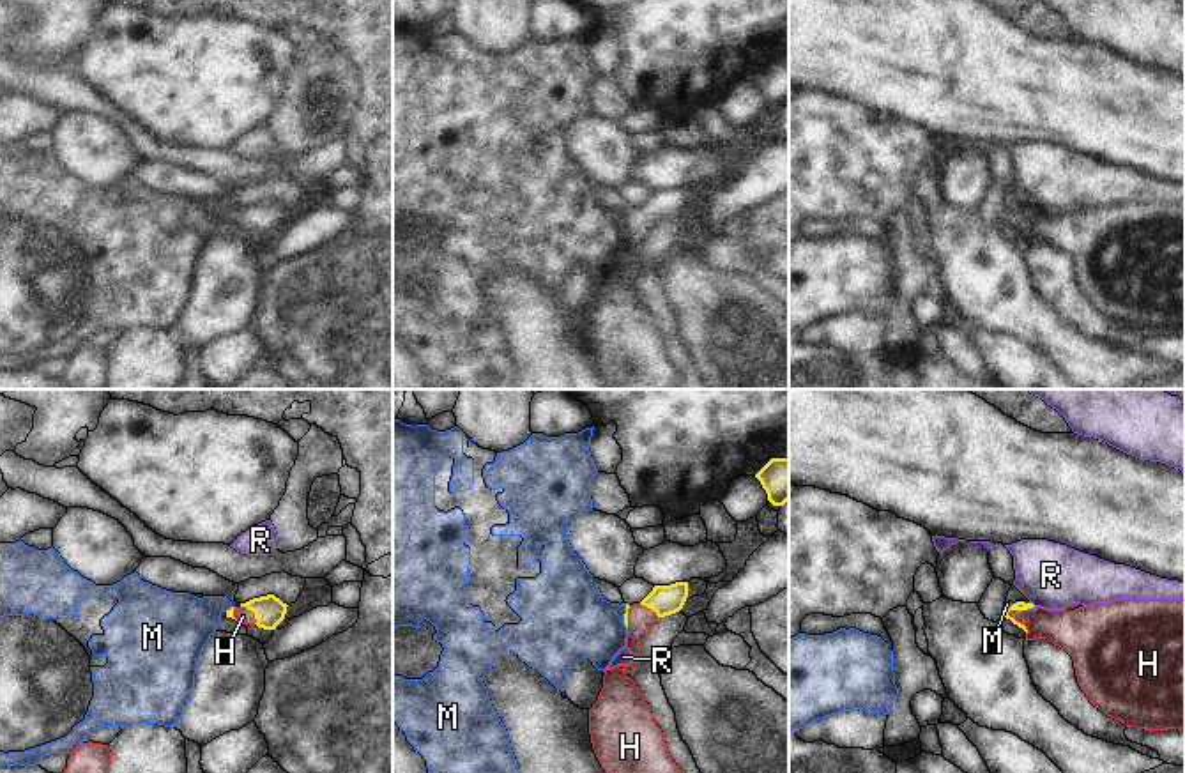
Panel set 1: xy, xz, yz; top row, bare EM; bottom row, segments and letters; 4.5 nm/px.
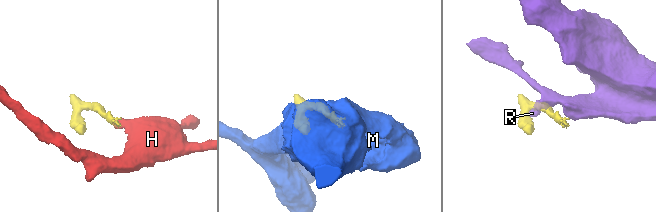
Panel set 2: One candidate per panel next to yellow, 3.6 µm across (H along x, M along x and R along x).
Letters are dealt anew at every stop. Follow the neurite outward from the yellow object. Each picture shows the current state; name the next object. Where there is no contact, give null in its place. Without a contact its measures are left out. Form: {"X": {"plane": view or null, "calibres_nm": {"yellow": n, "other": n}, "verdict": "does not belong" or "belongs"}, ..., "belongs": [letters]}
{"H": {"plane": "yz", "calibres_nm": {"yellow": 50, "other": 180}, "verdict": "belongs"}, "M": {"plane": "xz", "calibres_nm": {"yellow": 20, "other": 360}, "verdict": "does not belong"}, "R": {"plane": "yz", "calibres_nm": {"yellow": 50, "other": 300}, "verdict": "does not belong"}, "belongs": ["H"]}

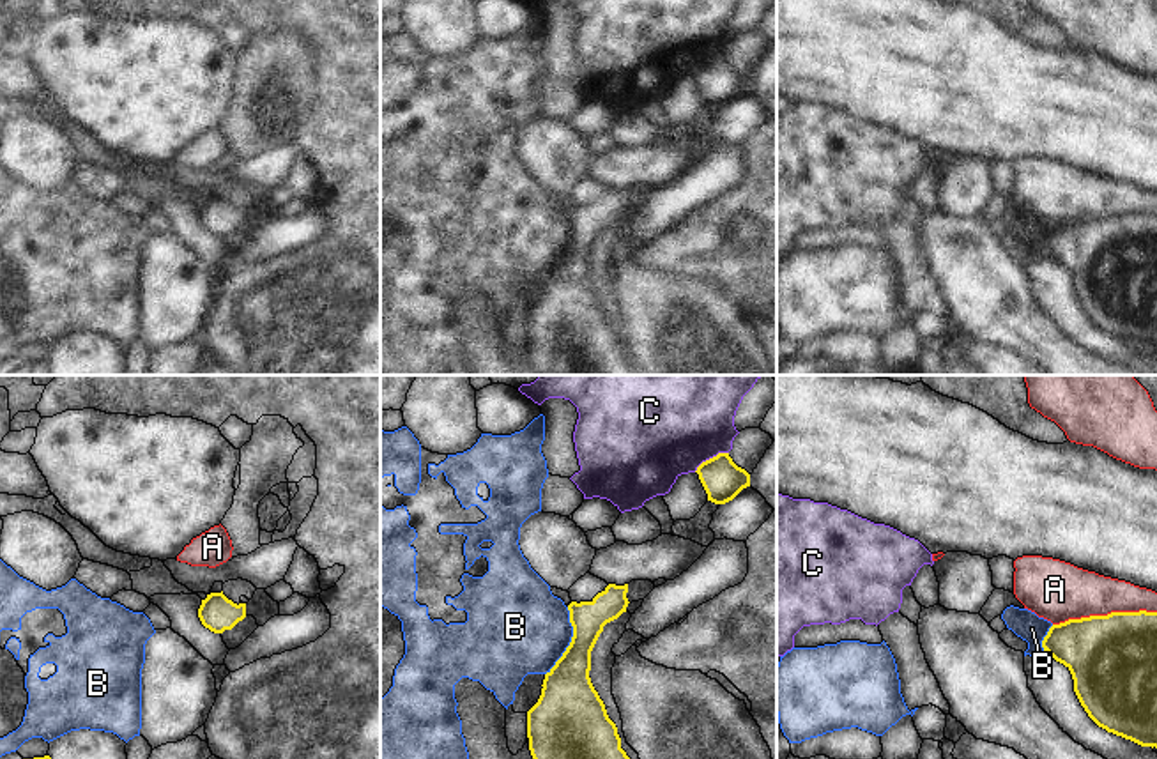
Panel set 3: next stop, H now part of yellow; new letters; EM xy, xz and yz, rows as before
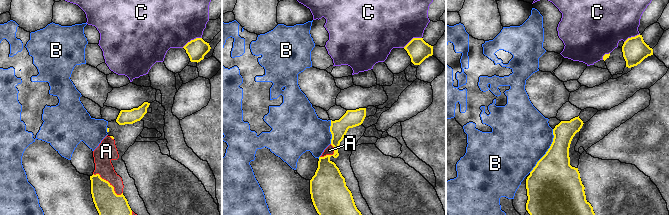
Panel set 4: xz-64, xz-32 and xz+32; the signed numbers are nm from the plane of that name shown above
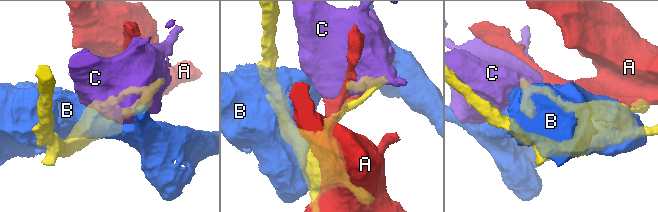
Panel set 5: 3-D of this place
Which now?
{"A": {"plane": "yz", "calibres_nm": {"yellow": 400, "other": 280}, "verdict": "does not belong"}, "B": {"plane": "xz", "calibres_nm": {"yellow": 240, "other": 420}, "verdict": "does not belong"}, "C": {"plane": "xz", "calibres_nm": {"yellow": 190, "other": 500}, "verdict": "does not belong"}, "belongs": []}

